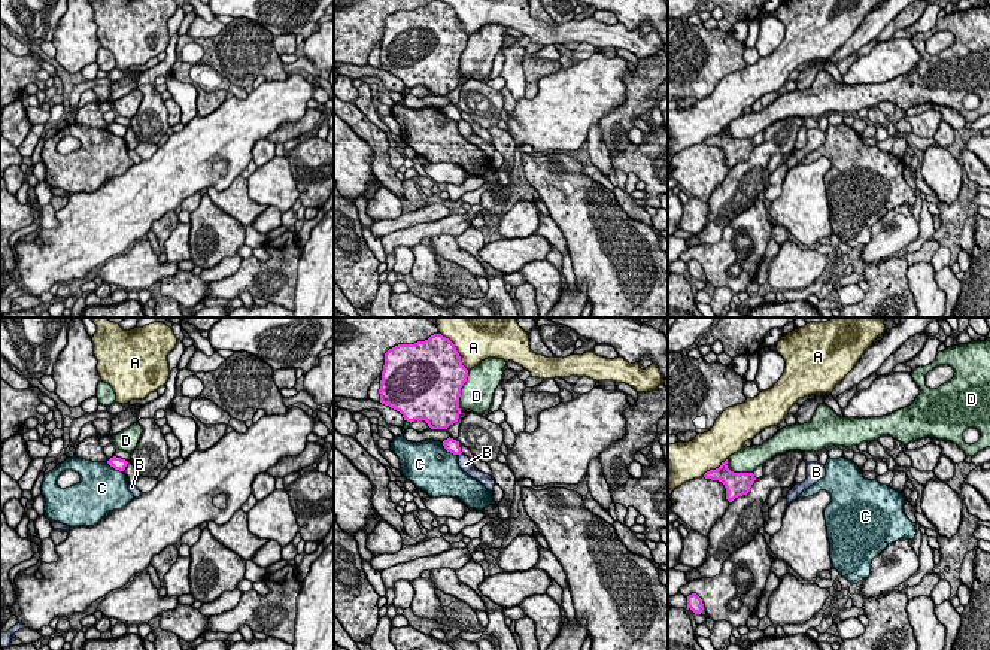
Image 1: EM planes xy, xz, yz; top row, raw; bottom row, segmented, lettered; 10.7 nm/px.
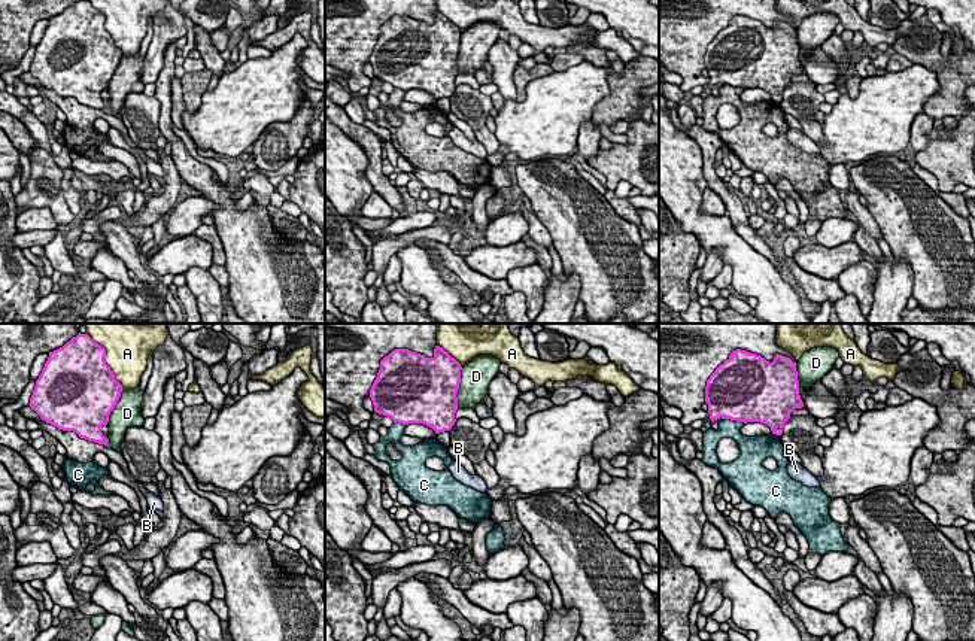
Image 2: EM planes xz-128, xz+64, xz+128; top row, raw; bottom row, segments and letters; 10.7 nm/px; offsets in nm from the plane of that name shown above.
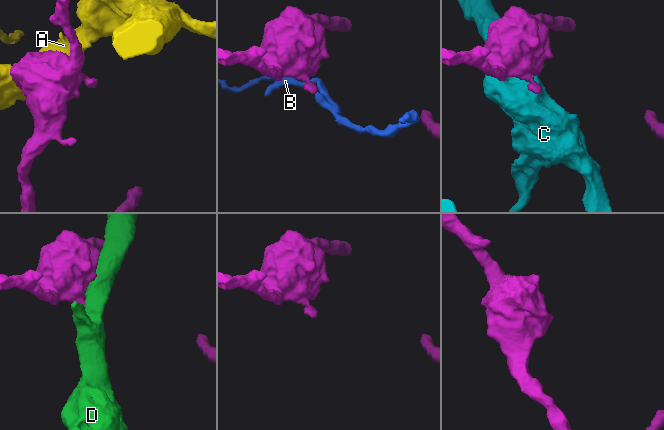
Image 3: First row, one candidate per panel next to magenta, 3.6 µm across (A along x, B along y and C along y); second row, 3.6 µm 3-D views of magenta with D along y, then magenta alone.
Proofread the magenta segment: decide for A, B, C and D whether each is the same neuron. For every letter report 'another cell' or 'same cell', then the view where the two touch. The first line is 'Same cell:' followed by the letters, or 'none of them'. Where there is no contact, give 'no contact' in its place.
Same cell: none of them
A: another cell; contact in xz
B: another cell; contact in xz
C: another cell; contact in xz
D: another cell; contact in xz

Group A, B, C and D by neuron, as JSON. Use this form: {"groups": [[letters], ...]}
{"groups": [["A"], ["B"], ["C"], ["D"]]}

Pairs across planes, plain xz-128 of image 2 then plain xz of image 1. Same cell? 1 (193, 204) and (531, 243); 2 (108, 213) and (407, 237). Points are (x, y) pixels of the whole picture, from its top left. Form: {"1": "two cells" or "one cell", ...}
{"1": "two cells", "2": "two cells"}

